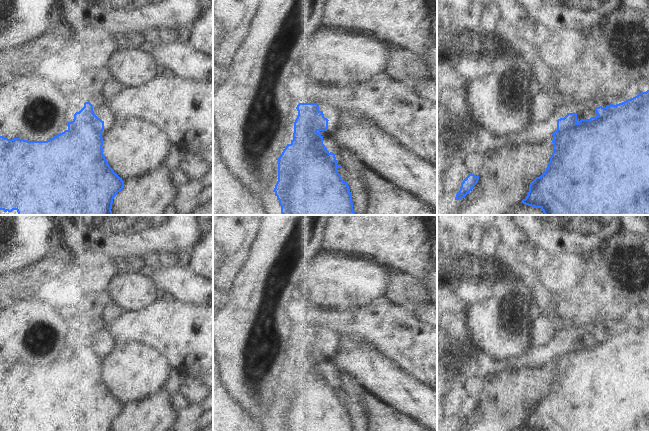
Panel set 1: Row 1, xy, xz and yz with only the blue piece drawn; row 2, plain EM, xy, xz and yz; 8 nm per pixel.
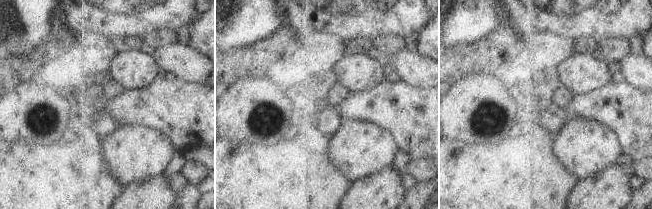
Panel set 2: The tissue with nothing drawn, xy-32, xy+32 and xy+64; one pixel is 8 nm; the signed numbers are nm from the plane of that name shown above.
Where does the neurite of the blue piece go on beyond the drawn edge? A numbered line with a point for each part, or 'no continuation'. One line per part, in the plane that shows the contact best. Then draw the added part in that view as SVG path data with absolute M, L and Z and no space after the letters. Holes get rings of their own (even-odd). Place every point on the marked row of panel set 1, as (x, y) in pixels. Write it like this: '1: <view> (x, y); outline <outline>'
no continuation

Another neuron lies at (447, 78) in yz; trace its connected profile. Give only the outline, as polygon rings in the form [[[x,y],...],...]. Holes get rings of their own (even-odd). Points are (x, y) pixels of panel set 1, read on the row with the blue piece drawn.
[[[437,58],[437,92],[443,90],[467,91],[469,82],[463,79],[446,58]]]

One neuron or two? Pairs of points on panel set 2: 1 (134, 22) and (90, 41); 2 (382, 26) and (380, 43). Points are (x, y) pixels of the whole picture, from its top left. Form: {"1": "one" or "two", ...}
{"1": "two", "2": "two"}

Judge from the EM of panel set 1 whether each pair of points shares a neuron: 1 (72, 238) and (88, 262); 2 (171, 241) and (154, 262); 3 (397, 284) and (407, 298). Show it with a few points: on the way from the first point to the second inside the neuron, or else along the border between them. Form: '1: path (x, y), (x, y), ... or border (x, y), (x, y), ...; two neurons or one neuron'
1: border (104, 253), (77, 252), (64, 256); two neurons
2: border (175, 254), (167, 252), (150, 253), (144, 258); two neurons
3: path (400, 287), (407, 295); one neuron

